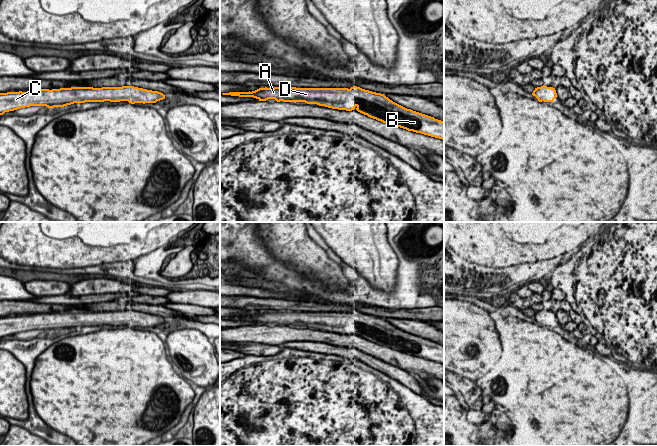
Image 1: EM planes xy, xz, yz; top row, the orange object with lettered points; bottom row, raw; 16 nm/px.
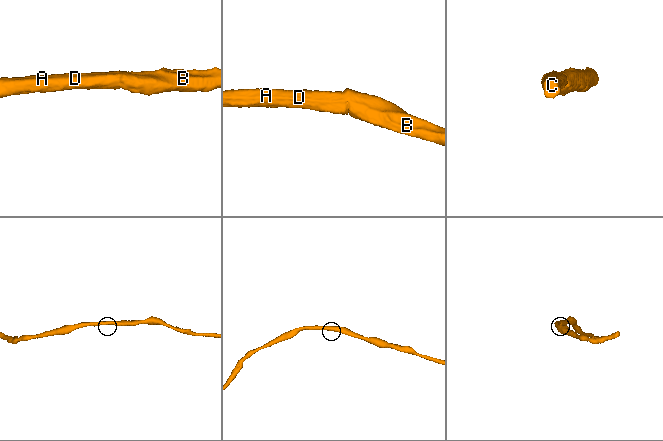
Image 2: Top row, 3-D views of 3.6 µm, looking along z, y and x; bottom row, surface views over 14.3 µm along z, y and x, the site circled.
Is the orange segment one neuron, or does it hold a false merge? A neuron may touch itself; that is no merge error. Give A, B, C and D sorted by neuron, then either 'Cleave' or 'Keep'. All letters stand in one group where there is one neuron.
Groups: A B C D. Keep

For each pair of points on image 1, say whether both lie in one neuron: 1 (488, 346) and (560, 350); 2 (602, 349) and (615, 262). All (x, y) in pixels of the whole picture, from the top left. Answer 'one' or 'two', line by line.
1: two
2: two

